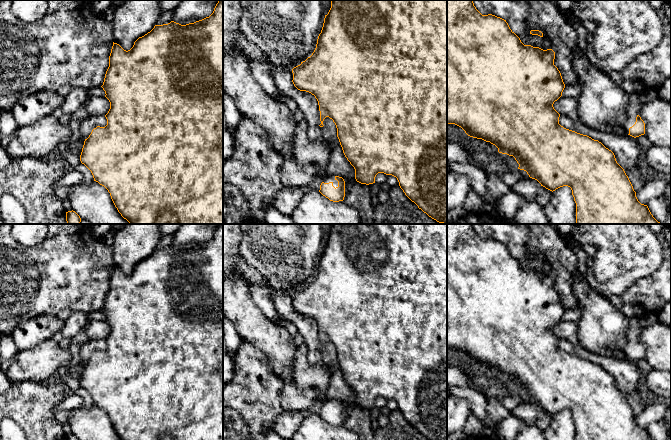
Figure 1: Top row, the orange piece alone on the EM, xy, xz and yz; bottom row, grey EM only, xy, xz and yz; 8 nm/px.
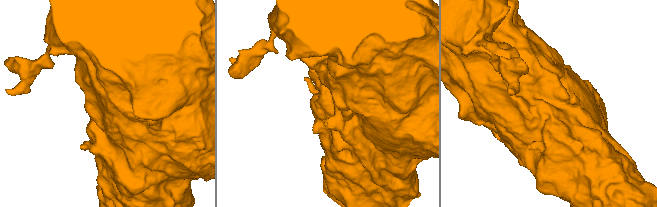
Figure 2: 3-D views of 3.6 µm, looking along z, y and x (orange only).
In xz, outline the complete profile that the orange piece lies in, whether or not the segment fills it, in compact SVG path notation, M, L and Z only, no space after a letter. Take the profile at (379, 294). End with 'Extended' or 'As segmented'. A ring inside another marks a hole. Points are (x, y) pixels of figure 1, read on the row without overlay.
M332 224L331 232L325 239L321 257L318 260L314 276L300 289L292 293L293 308L300 315L306 315L315 320L318 325L320 335L320 351L326 341L333 344L337 352L337 361L342 371L343 377L350 388L355 393L355 403L361 408L375 407L378 397L392 399L397 402L400 412L405 419L414 426L428 440L447 440L447 224Z. As segmented

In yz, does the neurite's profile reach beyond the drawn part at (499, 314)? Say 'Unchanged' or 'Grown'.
Unchanged

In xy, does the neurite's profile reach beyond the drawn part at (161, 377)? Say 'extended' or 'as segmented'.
as segmented

